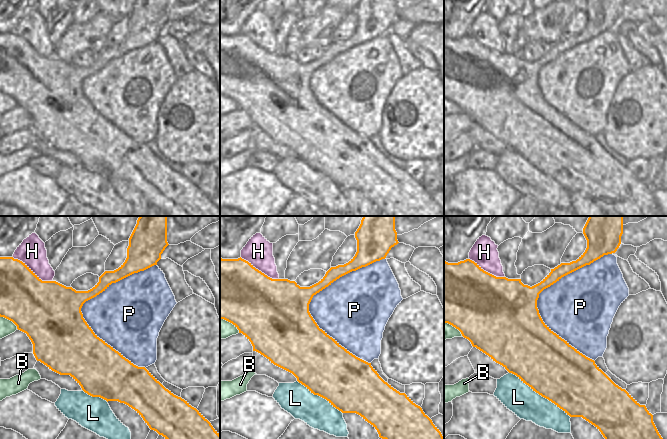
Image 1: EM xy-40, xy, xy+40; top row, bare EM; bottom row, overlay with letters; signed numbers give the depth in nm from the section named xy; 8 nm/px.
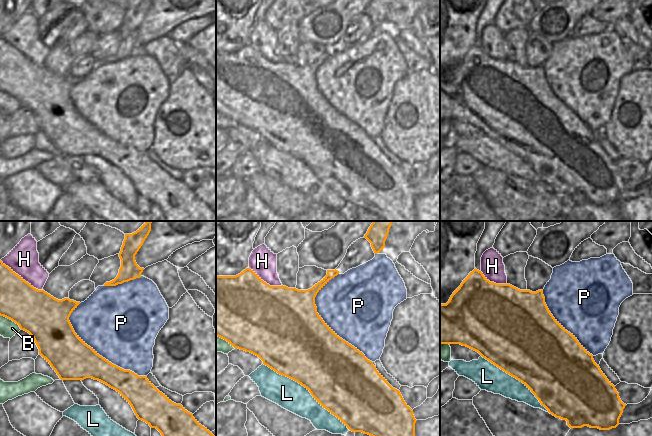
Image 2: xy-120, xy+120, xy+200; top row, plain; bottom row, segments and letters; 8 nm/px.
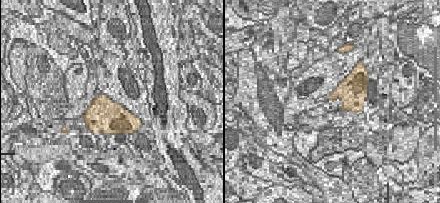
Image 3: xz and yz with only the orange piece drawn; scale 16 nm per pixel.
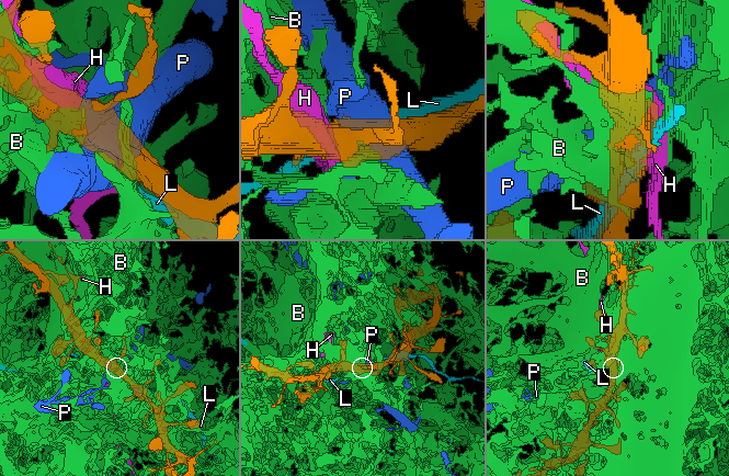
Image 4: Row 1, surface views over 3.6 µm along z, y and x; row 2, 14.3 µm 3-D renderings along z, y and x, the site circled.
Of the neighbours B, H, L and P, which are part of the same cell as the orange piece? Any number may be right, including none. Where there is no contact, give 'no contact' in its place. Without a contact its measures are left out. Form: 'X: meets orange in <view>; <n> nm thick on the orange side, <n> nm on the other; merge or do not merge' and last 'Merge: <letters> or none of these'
B: meets orange in xy; 480 nm thick on the orange side, 160 nm on the other; do not merge
H: meets orange in xy-40; 400 nm thick on the orange side, 220 nm on the other; do not merge
L: meets orange in xy+40; 460 nm thick on the orange side, 240 nm on the other; do not merge
P: meets orange in xy-40; 480 nm thick on the orange side, 380 nm on the other; do not merge
Merge: none of these

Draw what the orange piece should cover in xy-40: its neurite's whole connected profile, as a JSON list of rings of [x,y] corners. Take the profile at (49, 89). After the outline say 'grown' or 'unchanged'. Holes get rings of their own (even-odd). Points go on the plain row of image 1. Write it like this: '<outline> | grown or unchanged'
[[[136,0],[129,14],[125,38],[114,47],[105,47],[99,53],[99,58],[88,67],[76,67],[56,57],[42,57],[22,37],[13,33],[0,33],[0,93],[12,97],[18,106],[27,110],[33,120],[33,130],[37,137],[60,151],[70,151],[82,166],[92,173],[128,181],[143,194],[151,206],[166,216],[220,216],[220,210],[196,184],[166,165],[145,143],[134,141],[100,115],[87,100],[81,88],[86,77],[105,67],[112,59],[157,41],[168,21],[167,0]]] | unchanged

